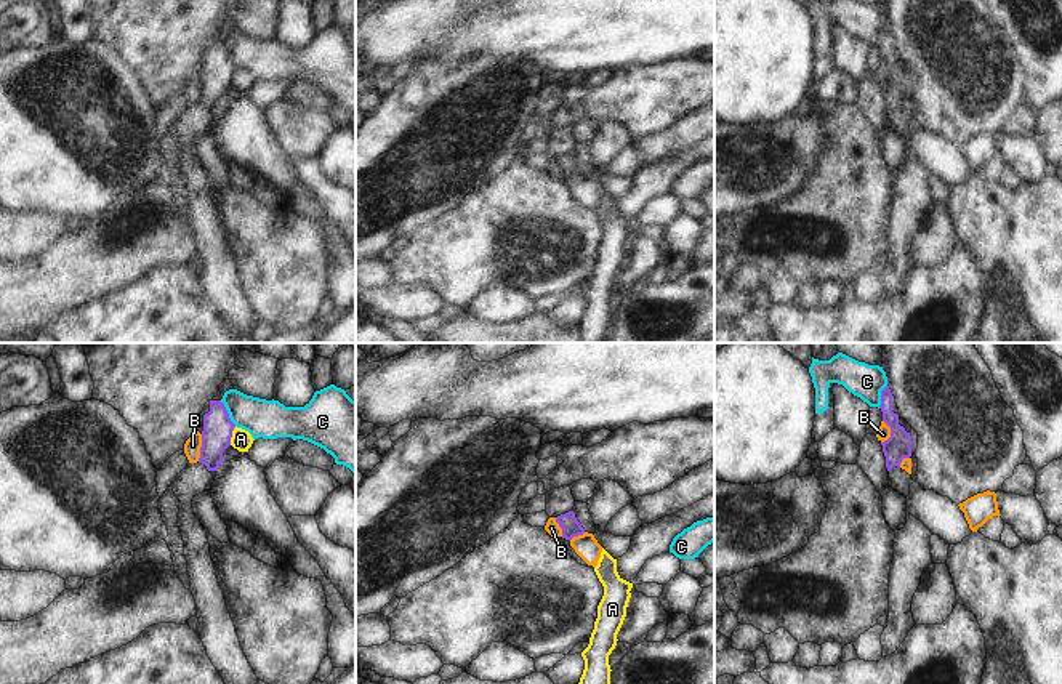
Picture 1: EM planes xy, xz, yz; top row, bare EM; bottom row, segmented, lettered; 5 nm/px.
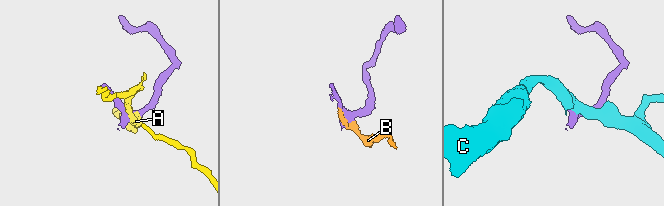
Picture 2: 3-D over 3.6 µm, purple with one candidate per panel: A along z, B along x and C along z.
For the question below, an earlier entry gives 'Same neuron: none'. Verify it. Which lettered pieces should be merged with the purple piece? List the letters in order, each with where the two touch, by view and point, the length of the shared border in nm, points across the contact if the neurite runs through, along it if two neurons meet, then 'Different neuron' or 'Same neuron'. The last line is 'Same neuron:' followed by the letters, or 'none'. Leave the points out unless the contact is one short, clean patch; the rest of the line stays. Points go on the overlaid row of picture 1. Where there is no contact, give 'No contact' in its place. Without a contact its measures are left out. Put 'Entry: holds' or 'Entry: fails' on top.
Entry: holds
A: Touches purple at xy (231, 436). Shared border 100 nm. Different neuron
B: Touches purple at xy (201, 447). Shared border 140 nm. Boundary: xy (202, 434), (197, 460). Different neuron
C: Touches purple at xy (228, 414). Shared border 150 nm. Different neuron
Same neuron: none

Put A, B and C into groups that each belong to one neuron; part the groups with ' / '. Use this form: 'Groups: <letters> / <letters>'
Groups: A / B / C

